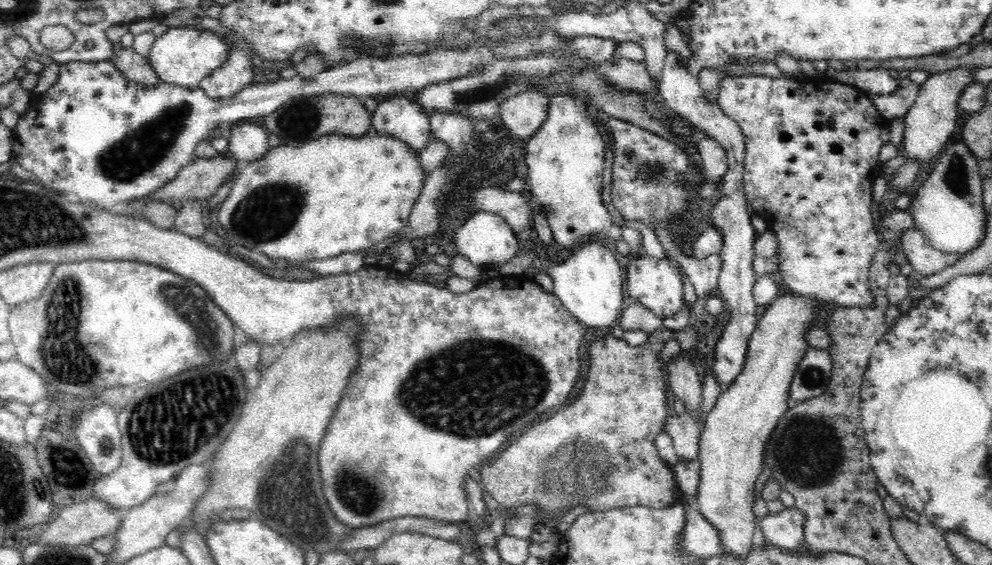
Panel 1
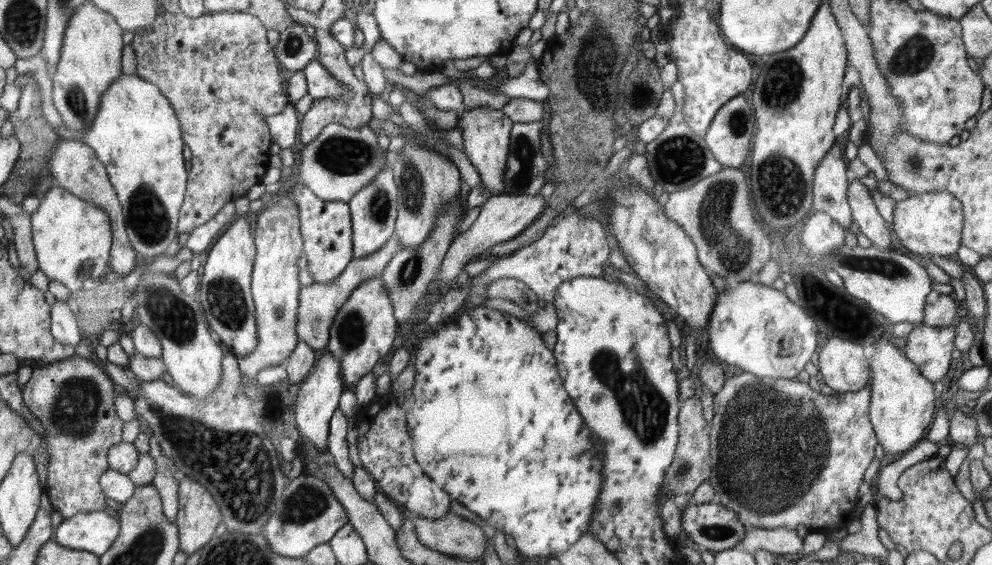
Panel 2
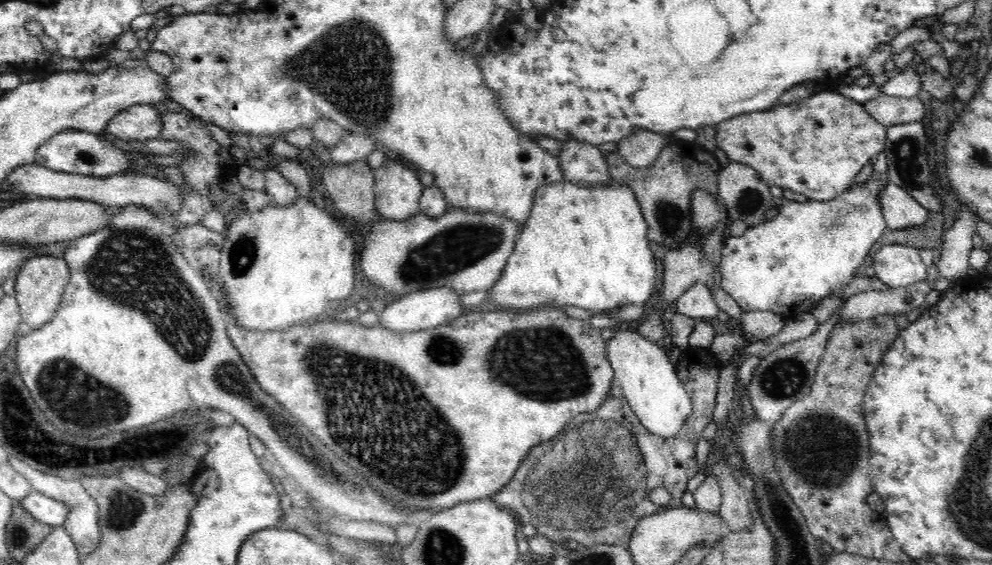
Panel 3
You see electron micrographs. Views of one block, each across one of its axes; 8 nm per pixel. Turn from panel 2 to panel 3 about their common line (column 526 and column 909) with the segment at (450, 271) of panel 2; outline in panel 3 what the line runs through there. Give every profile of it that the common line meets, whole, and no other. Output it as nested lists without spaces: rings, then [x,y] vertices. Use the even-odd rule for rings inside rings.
[[[890,181],[879,192],[879,201],[887,226],[892,229],[920,226],[928,220],[929,210]]]

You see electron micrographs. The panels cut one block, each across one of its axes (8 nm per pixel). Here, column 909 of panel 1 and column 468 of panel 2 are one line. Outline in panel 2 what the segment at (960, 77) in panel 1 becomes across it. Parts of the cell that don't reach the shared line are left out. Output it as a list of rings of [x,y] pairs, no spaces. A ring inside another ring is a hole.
[[[463,108],[456,127],[462,129],[464,137],[464,152],[472,166],[480,175],[482,184],[492,192],[492,195],[504,193],[504,172],[508,160],[508,144],[513,122],[510,117],[500,110],[484,108]]]

